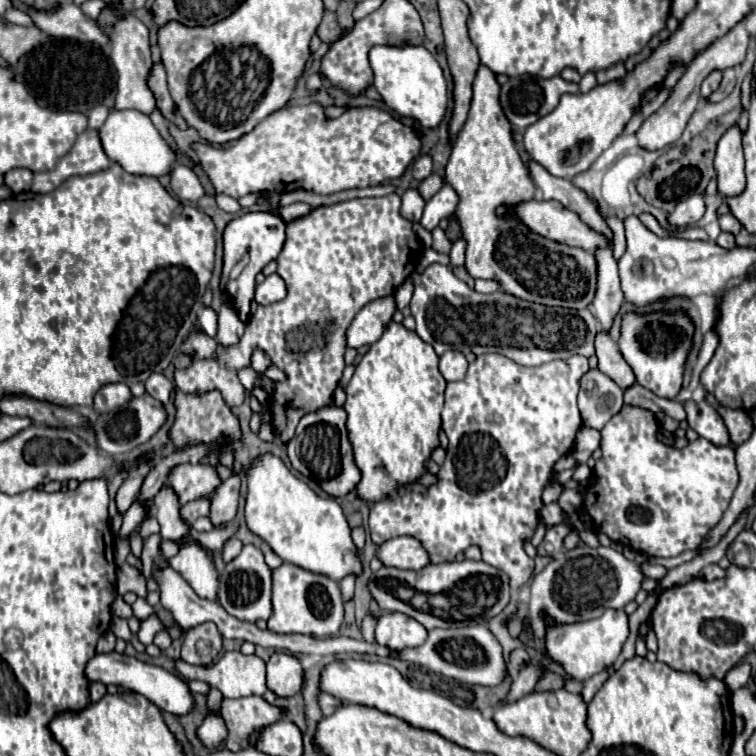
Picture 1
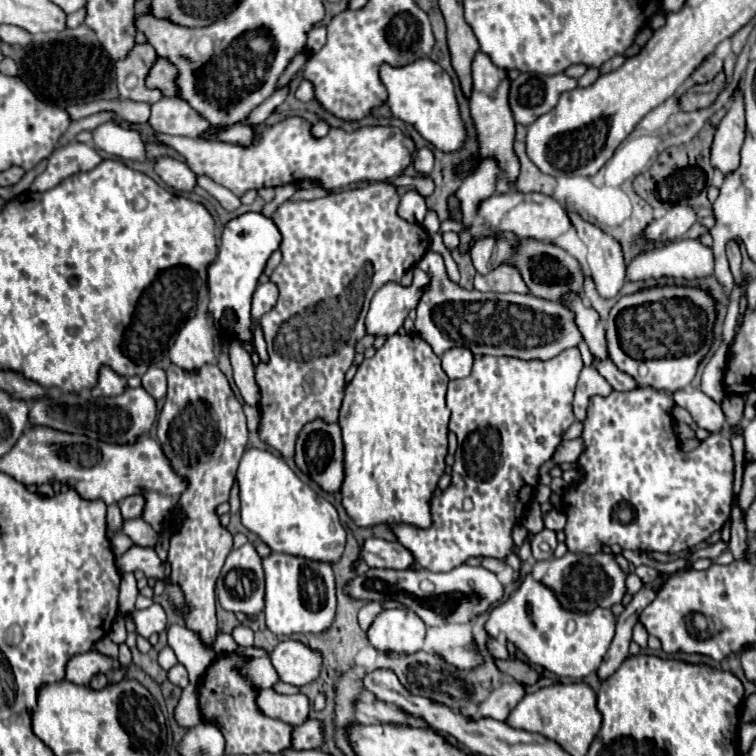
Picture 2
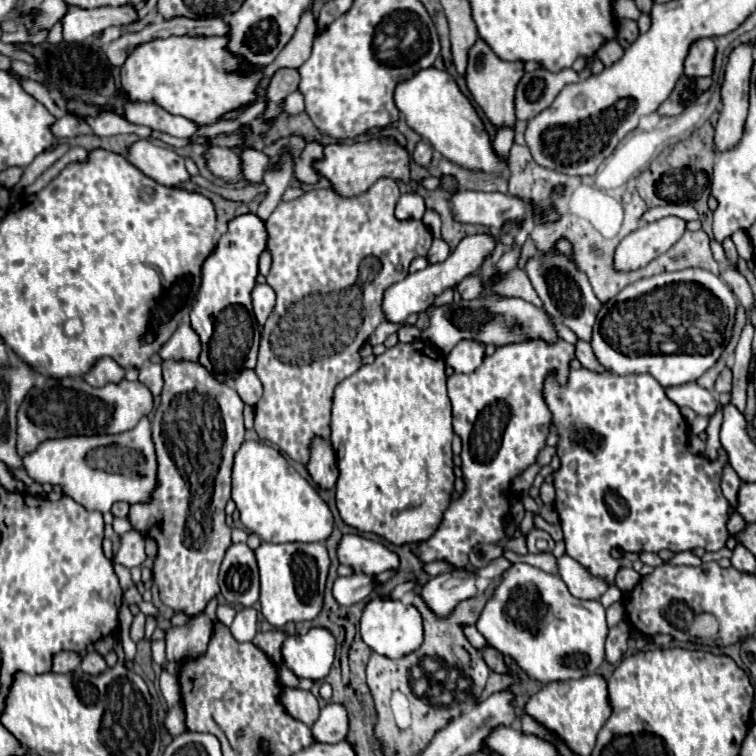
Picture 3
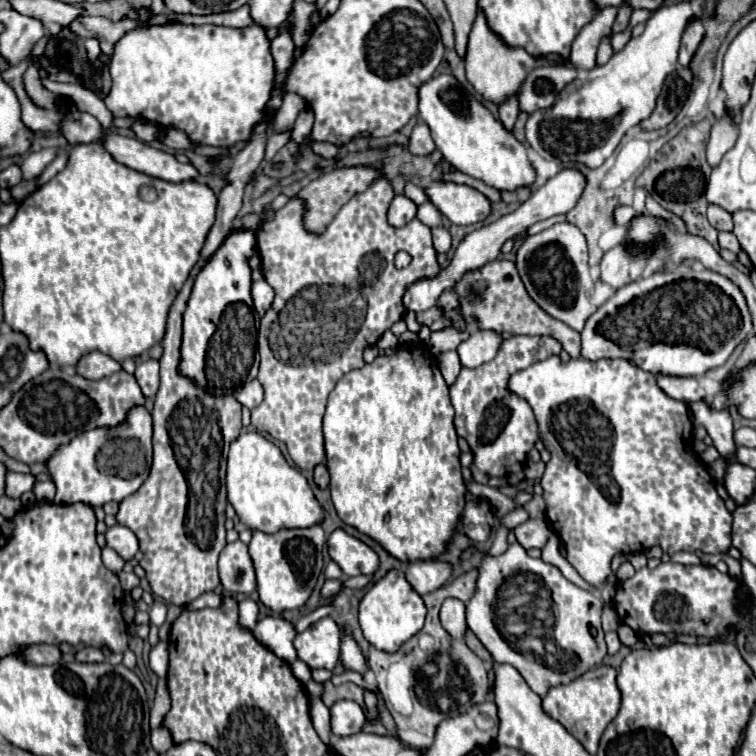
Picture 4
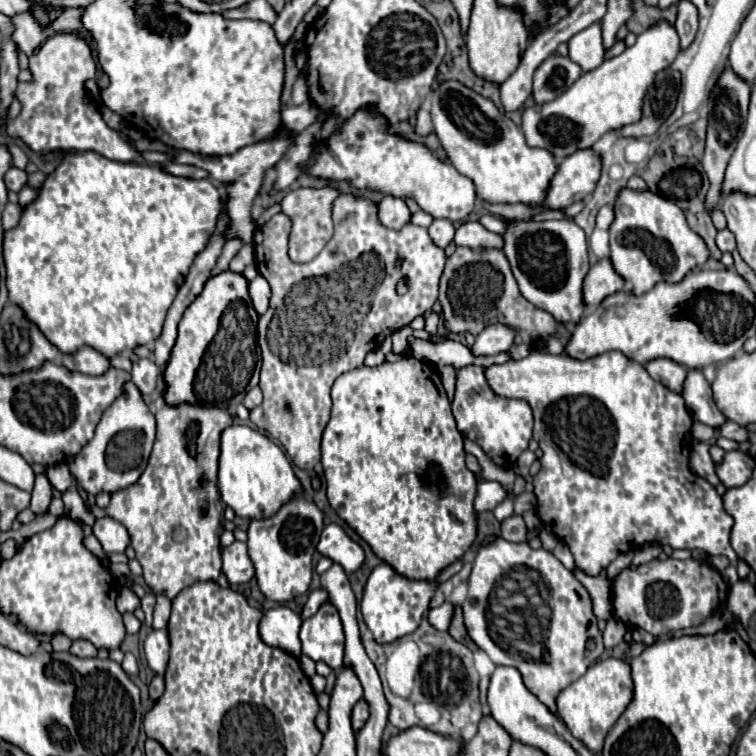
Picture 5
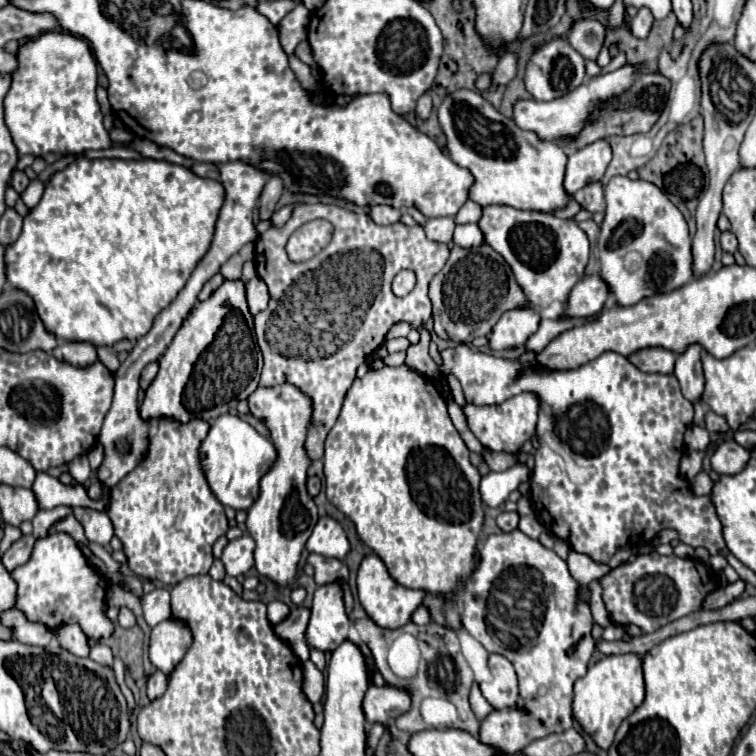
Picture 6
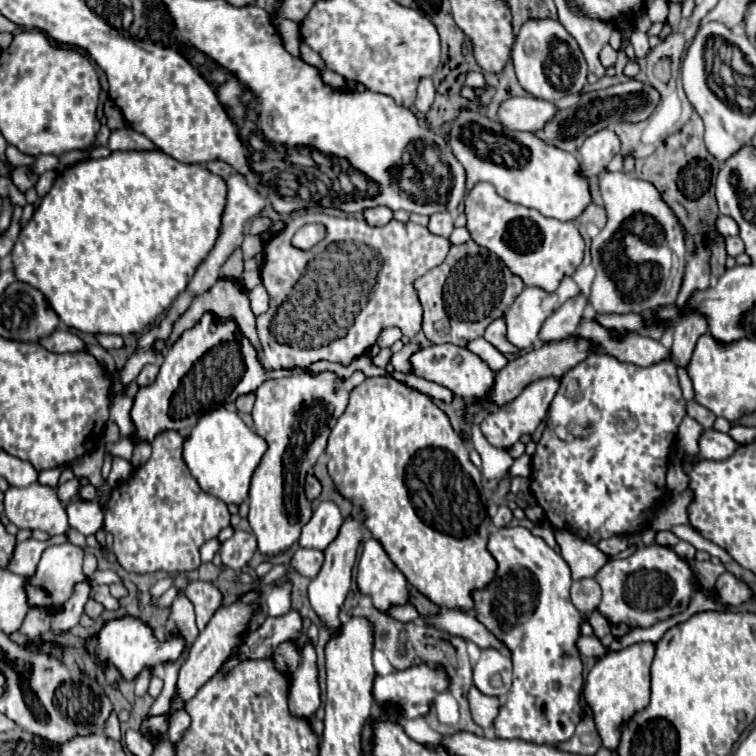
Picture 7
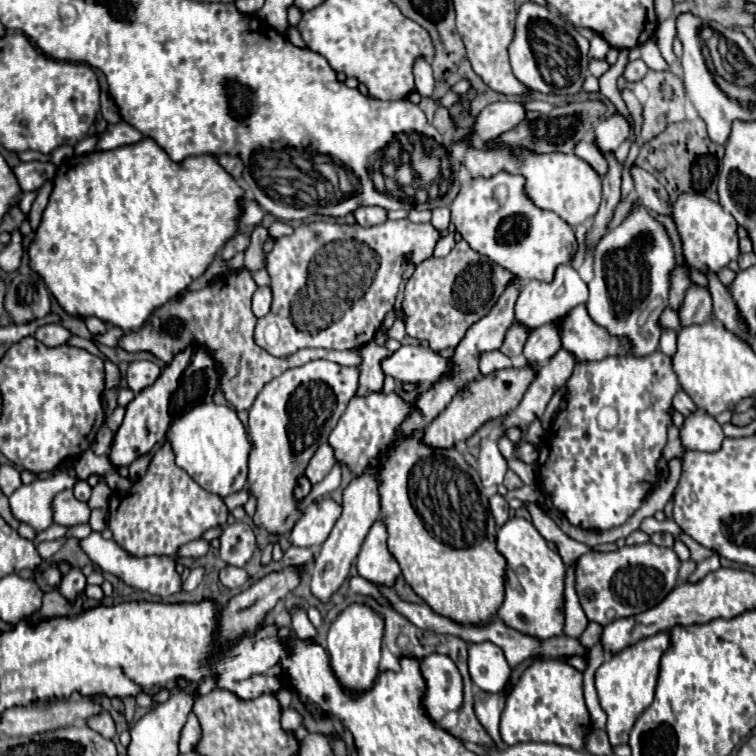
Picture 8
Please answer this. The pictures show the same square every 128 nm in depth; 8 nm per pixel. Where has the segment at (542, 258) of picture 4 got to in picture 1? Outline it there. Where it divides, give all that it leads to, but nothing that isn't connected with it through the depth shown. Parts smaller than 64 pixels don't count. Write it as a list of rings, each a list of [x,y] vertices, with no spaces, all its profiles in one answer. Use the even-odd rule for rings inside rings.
[[[598,332],[598,336],[596,336],[596,356],[598,356],[598,368],[608,378],[612,378],[622,390],[636,384],[636,376],[634,376],[632,368],[622,358],[614,340],[604,332]]]

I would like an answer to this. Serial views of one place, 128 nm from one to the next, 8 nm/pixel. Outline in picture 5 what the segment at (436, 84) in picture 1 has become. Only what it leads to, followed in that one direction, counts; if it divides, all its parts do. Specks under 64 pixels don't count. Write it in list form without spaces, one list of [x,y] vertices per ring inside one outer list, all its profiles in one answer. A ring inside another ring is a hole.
[[[446,80],[432,92],[430,114],[434,132],[452,166],[474,182],[478,198],[508,204],[540,204],[544,200],[546,188],[556,174],[554,156],[542,148],[530,148],[524,132],[506,114],[502,114],[492,100],[476,94],[456,80]]]

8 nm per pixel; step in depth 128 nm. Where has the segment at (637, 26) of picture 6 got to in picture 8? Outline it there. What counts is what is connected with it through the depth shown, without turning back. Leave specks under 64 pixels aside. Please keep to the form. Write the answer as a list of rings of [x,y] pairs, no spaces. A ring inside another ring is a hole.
[[[634,60],[634,62],[628,62],[626,70],[624,70],[624,76],[628,82],[638,82],[644,78],[648,66],[644,64],[644,60]]]

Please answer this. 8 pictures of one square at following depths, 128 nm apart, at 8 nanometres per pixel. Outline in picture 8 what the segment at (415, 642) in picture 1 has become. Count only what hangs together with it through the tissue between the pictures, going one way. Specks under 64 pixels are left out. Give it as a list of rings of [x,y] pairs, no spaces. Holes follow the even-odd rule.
[[[376,520],[376,524],[370,528],[362,550],[358,554],[356,560],[356,568],[358,574],[378,586],[394,586],[396,578],[400,576],[400,566],[396,562],[396,558],[388,552],[386,546],[386,528],[380,520]]]

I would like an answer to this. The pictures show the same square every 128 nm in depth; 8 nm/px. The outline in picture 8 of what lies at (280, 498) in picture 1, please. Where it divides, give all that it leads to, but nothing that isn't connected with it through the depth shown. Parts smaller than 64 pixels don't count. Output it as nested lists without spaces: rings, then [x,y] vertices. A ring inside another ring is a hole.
[[[214,402],[198,404],[182,418],[174,420],[166,438],[176,452],[176,464],[184,468],[206,492],[226,498],[228,494],[240,492],[246,486],[252,442],[244,424],[236,416],[236,410],[218,406]]]

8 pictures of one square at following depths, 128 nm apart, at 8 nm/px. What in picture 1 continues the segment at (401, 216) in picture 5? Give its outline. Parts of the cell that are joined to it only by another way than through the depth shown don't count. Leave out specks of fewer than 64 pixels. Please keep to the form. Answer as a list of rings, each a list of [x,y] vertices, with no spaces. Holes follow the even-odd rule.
[[[406,190],[402,196],[402,208],[400,214],[410,220],[410,222],[418,222],[422,218],[422,210],[424,210],[424,200],[418,194],[418,190]]]

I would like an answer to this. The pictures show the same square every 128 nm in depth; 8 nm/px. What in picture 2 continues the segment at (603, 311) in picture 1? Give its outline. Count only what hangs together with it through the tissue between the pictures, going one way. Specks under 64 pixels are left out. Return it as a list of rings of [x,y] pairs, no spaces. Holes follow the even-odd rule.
[[[568,212],[580,240],[588,248],[588,270],[590,278],[596,284],[596,290],[602,298],[614,298],[624,286],[624,254],[622,246],[608,232],[598,226],[582,220],[578,214]]]

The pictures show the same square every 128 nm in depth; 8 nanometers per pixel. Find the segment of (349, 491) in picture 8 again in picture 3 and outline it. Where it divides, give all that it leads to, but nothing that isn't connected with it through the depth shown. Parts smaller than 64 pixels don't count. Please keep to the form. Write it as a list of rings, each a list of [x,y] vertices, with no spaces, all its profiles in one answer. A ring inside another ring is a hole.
[[[312,628],[308,634],[288,636],[282,644],[282,660],[298,678],[322,680],[334,662],[334,636],[326,628]]]

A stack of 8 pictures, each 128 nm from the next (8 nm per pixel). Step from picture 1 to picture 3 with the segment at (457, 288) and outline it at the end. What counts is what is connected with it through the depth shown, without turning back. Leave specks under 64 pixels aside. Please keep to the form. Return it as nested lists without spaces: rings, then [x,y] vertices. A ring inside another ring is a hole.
[[[436,238],[434,244],[432,244],[432,248],[428,250],[426,258],[428,258],[430,264],[438,264],[438,262],[444,262],[444,260],[448,258],[448,254],[450,254],[448,244],[446,244],[442,238]],[[486,294],[474,300],[452,302],[444,306],[428,306],[430,324],[422,330],[422,338],[434,344],[442,354],[448,354],[460,340],[476,340],[484,346],[504,346],[518,344],[524,340],[544,340],[546,344],[556,344],[558,330],[552,322],[552,316],[522,298]]]

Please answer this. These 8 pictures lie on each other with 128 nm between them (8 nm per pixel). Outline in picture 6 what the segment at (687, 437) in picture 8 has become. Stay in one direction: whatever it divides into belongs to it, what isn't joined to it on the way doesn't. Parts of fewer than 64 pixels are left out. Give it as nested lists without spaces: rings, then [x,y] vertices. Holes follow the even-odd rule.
[[[726,440],[718,446],[718,450],[712,456],[712,470],[716,474],[734,476],[736,472],[744,470],[744,464],[748,464],[750,452],[736,444],[734,440]]]

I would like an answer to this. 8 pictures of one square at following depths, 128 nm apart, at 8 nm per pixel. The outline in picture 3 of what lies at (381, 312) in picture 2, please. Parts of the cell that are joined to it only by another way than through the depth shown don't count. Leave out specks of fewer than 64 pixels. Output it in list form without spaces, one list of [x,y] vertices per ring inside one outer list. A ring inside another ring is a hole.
[[[496,232],[468,236],[468,238],[464,238],[458,244],[458,248],[448,256],[446,262],[434,264],[434,266],[426,266],[424,270],[418,270],[418,272],[406,276],[404,280],[392,284],[392,288],[386,288],[386,292],[384,292],[384,304],[382,304],[382,308],[384,308],[384,320],[388,320],[392,324],[402,324],[402,322],[406,322],[406,318],[410,314],[424,312],[426,306],[430,306],[446,288],[452,288],[458,282],[462,282],[466,276],[474,274],[482,266],[484,258],[488,254],[492,254],[496,242],[498,242],[498,234]]]

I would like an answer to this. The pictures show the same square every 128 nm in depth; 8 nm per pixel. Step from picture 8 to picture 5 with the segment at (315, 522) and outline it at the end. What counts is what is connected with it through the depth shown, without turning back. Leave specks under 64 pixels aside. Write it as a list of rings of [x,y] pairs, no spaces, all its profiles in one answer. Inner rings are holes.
[[[330,524],[324,528],[318,542],[318,552],[340,564],[346,574],[356,572],[364,564],[362,546],[348,538],[348,534],[338,524]]]

